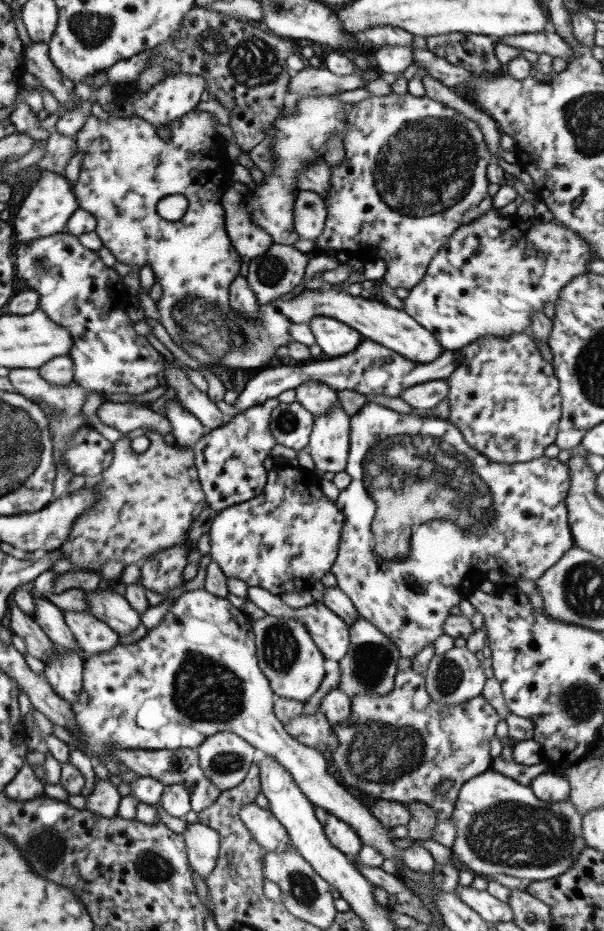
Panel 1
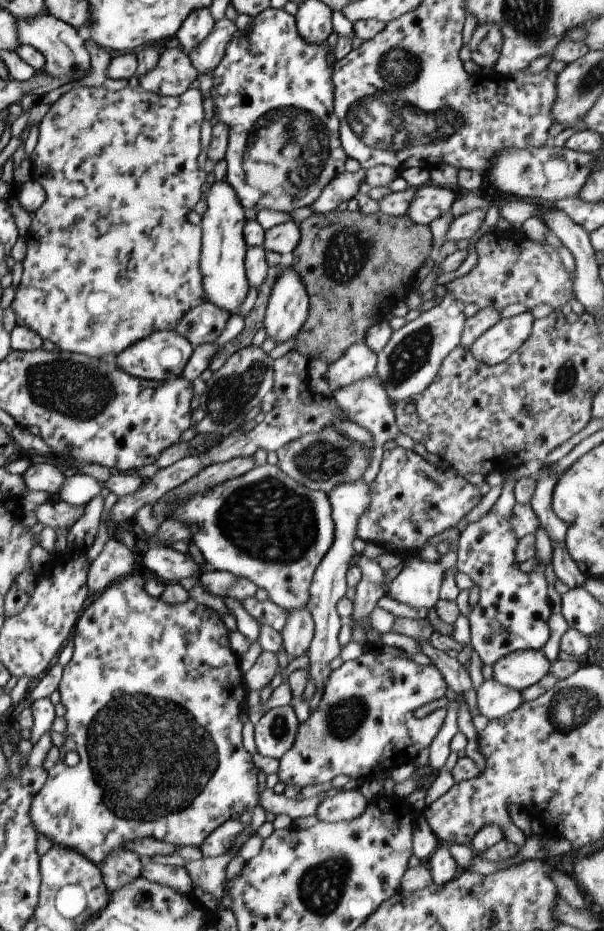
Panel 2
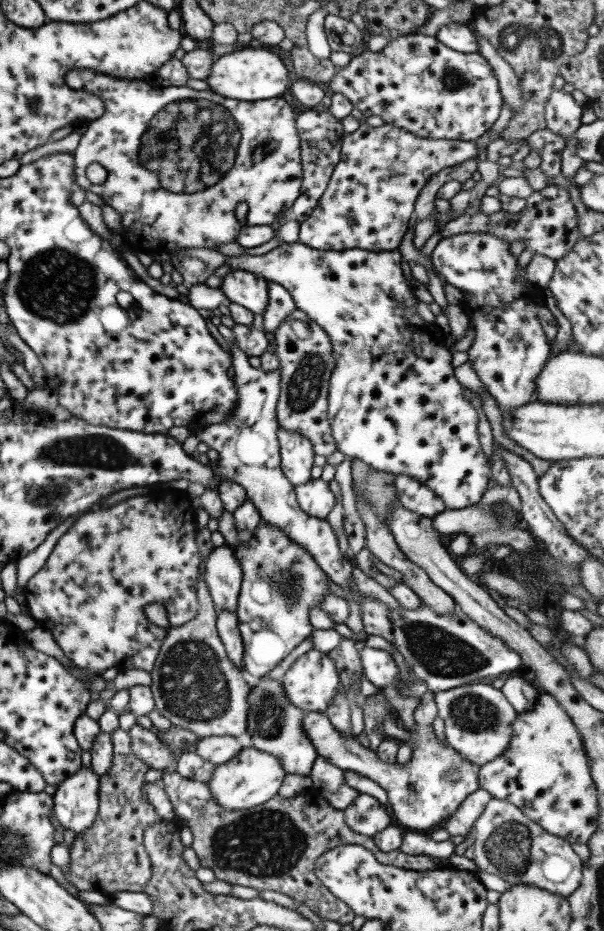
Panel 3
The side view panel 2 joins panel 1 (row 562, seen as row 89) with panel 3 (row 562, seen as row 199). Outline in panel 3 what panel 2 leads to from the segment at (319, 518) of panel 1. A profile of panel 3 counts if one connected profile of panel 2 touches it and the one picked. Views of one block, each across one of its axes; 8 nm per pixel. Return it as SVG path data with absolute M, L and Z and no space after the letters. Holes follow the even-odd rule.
M264 522L257 526L254 538L249 542L241 541L233 548L234 556L238 558L243 577L239 593L237 612L238 626L244 645L242 670L251 680L258 679L278 666L302 641L308 639L315 628L310 622L309 613L312 608L319 608L321 603L332 592L328 589L331 578L314 561L312 554L293 542L278 526Z

